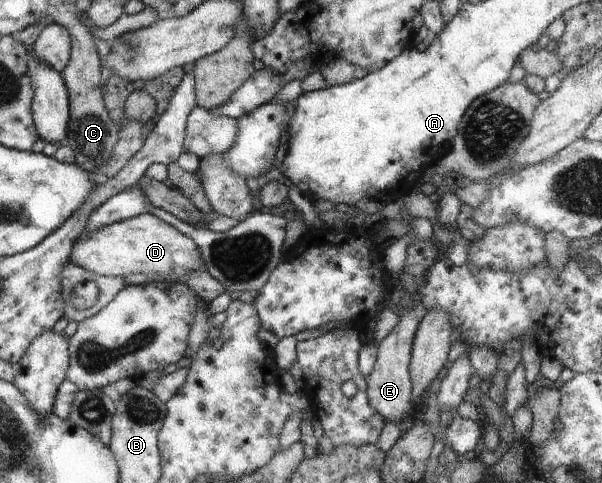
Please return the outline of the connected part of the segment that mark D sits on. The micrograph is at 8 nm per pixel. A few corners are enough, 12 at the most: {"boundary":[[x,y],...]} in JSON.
{"boundary":[[149,212],[86,232],[69,260],[91,273],[180,277],[198,246]]}

